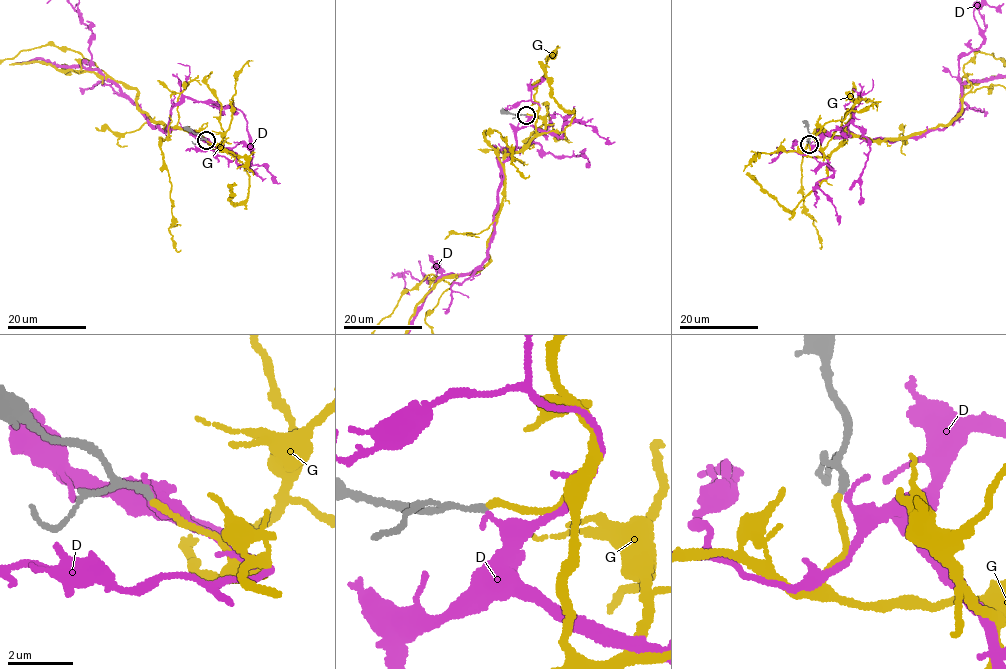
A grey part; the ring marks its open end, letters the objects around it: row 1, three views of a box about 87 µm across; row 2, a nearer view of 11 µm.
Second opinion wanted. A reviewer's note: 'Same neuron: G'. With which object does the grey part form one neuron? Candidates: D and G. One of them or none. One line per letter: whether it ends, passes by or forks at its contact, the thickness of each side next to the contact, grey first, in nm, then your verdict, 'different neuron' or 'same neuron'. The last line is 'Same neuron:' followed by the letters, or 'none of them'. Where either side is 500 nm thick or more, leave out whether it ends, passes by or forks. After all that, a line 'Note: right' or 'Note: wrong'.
D: it ends; calibres 200 and 280 nm; different neuron
G: it ends; calibres 200 and 200 nm; same neuron
Same neuron: G
Note: right

